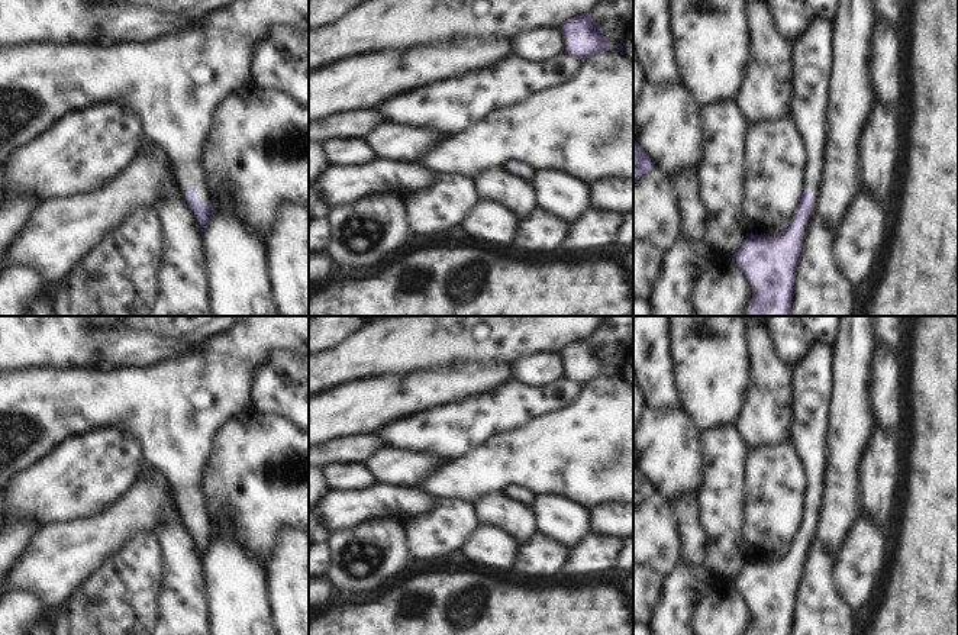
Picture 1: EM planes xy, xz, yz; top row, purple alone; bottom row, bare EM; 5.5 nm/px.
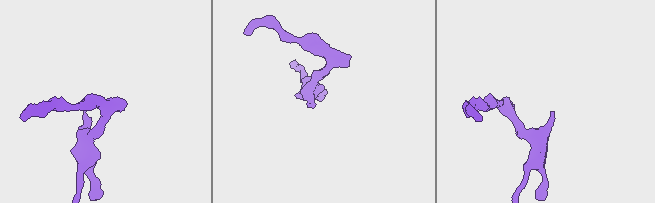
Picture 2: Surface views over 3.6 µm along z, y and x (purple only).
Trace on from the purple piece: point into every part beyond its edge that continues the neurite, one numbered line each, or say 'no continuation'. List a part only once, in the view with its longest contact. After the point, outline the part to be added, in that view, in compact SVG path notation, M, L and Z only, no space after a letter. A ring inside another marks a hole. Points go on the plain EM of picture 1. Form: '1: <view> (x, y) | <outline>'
1: xy (174, 409) | M235 316L194 352L154 367L0 370L0 491L4 491L17 474L32 468L70 438L93 429L116 428L130 432L142 444L146 464L171 481L180 513L193 512L204 528L212 529L203 480L214 438L229 420L252 407L255 371L278 352L309 355L309 316Z

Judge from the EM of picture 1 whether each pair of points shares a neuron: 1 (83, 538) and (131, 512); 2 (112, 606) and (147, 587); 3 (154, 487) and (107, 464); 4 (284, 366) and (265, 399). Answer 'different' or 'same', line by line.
1: same
2: same
3: different
4: same

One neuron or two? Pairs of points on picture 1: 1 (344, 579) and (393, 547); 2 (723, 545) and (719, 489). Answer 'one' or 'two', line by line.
1: one
2: one

